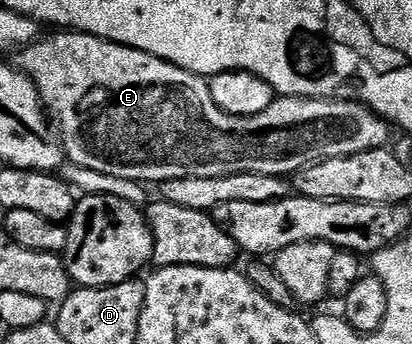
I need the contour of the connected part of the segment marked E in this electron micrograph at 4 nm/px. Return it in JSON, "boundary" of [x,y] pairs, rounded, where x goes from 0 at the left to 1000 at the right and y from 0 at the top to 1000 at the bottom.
{"boundary":[[[143,87],[131,99],[136,105],[107,102],[83,128],[44,142],[41,195],[49,209],[58,209],[85,241],[85,259],[95,265],[95,285],[104,297],[121,358],[143,398],[146,419],[153,422],[153,451],[184,488],[235,494],[245,506],[265,506],[274,517],[333,523],[354,529],[359,538],[379,535],[379,541],[393,541],[408,523],[546,517],[556,506],[663,506],[697,517],[752,477],[767,477],[799,459],[837,459],[857,448],[893,442],[908,430],[932,427],[942,416],[937,407],[951,404],[951,375],[939,352],[927,349],[903,314],[888,314],[883,302],[871,302],[864,291],[743,291],[738,279],[692,279],[670,285],[663,308],[653,308],[653,320],[633,320],[633,331],[585,343],[566,331],[546,331],[546,320],[536,320],[527,308],[527,297],[517,297],[517,273],[507,273],[507,241],[495,224],[478,221],[471,209],[447,198],[432,198],[427,186],[415,186],[408,174],[393,174],[371,157],[316,140],[301,128],[279,128],[269,116],[250,116],[243,105],[218,105],[214,93]]]}

